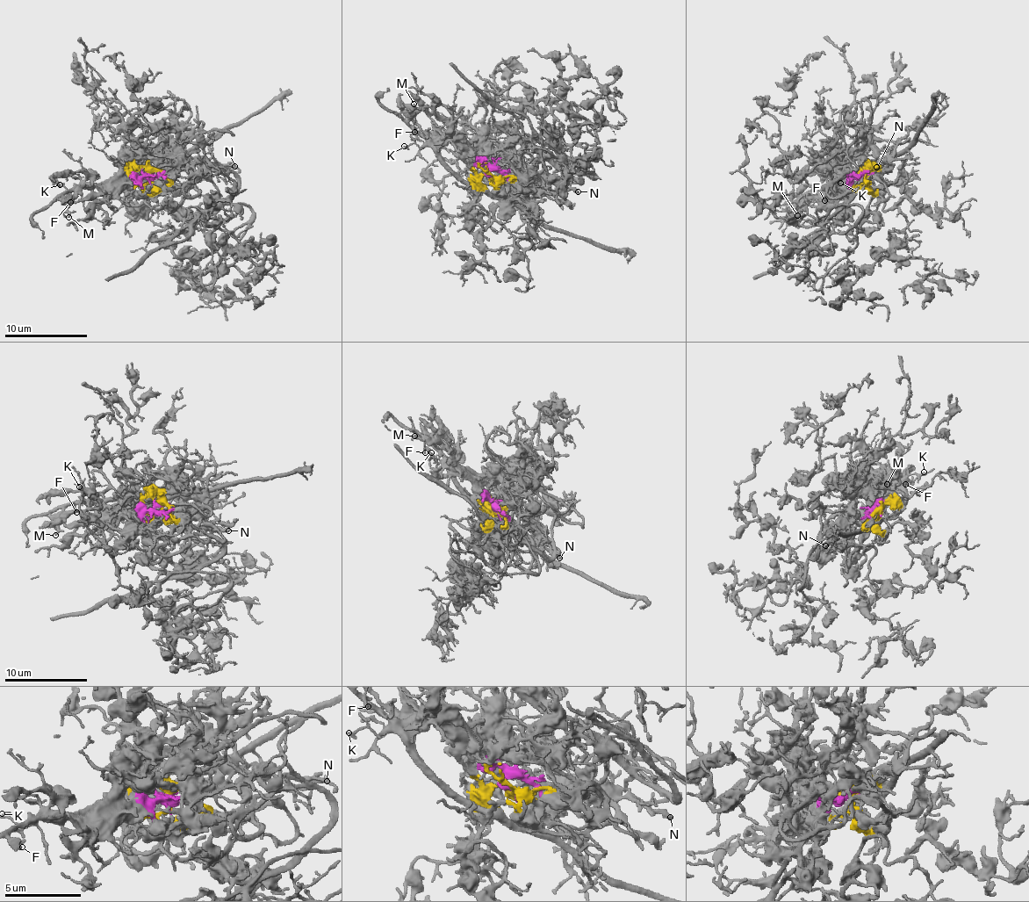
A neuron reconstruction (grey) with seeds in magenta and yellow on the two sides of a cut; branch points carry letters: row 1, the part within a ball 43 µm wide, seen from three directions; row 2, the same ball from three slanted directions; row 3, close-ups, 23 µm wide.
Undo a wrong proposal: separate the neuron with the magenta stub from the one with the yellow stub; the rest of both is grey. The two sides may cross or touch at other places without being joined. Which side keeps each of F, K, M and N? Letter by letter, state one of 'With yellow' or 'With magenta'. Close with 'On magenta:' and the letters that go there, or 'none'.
F: With magenta
K: With magenta
M: With magenta
N: With magenta
On magenta: F, K, M, N

